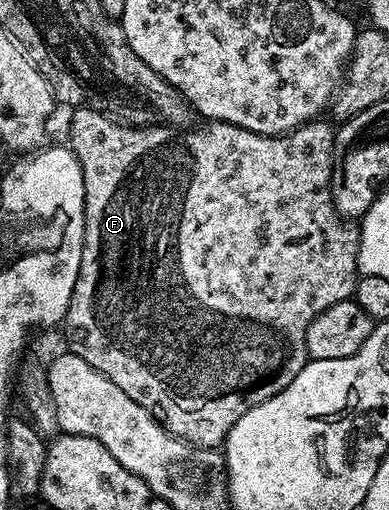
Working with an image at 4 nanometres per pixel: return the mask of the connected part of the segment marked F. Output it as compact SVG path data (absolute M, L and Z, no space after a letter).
M83 106L77 107L73 112L76 113L72 116L70 147L76 153L76 157L82 166L82 178L84 179L84 241L82 242L82 262L78 266L78 282L74 282L74 294L70 298L70 306L66 310L62 325L64 336L68 339L67 351L72 352L86 362L90 362L90 366L94 366L94 370L98 370L103 376L110 378L110 382L114 382L114 386L118 386L118 390L130 394L130 398L134 398L134 402L141 404L167 432L179 436L181 440L187 440L189 444L194 444L197 448L219 449L223 445L224 439L230 434L234 422L238 422L238 418L242 418L242 414L246 414L246 410L254 410L254 406L258 406L258 402L266 402L270 398L274 398L274 394L286 390L286 386L290 386L290 382L294 382L294 378L298 378L298 374L310 359L308 343L306 342L310 322L314 322L314 318L318 318L318 314L322 314L322 310L326 310L343 300L353 299L356 291L356 281L360 270L358 266L360 230L355 223L349 222L340 215L332 195L337 129L335 127L331 128L324 121L324 118L317 118L309 124L294 129L291 134L282 136L254 134L250 130L227 124L221 120L205 123L203 125L205 128L201 132L175 132L172 129L175 127L172 126L133 126L109 116L107 112L99 112L93 108Z

